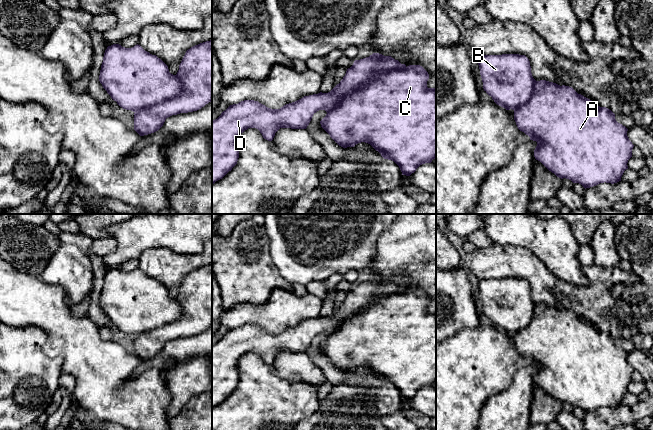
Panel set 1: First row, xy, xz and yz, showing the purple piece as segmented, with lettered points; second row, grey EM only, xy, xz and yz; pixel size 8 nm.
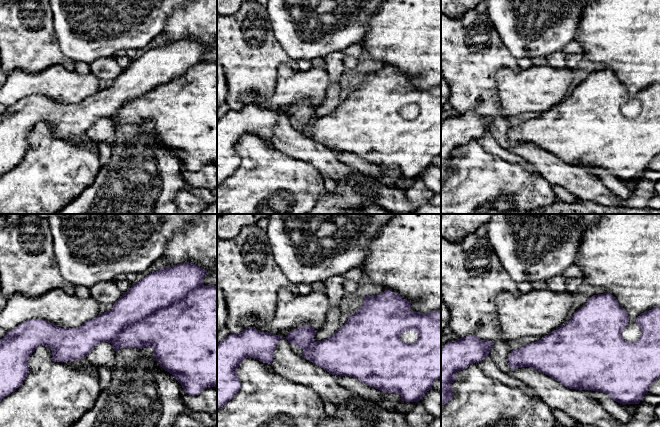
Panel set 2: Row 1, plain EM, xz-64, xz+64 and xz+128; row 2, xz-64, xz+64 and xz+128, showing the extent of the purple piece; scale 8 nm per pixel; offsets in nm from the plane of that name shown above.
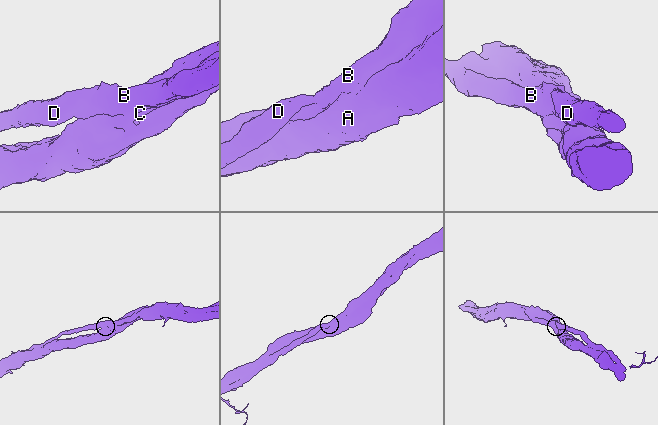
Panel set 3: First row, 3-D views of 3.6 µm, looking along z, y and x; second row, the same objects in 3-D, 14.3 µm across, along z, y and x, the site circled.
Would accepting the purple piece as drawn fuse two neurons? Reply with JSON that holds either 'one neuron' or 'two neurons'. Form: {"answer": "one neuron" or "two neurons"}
{"answer": "one neuron"}

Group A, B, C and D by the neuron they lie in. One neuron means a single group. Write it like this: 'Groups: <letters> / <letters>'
Groups: A B C D

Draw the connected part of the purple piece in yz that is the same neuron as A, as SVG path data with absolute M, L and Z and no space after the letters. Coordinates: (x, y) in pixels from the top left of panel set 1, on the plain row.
M502 278L481 279L478 282L484 315L494 326L514 335L518 353L536 365L534 381L557 401L581 408L585 413L600 407L617 407L632 381L634 369L627 360L628 353L615 343L615 338L606 331L600 331L592 324L578 318L572 311L558 309L546 304L536 305L531 297L530 285L525 279Z

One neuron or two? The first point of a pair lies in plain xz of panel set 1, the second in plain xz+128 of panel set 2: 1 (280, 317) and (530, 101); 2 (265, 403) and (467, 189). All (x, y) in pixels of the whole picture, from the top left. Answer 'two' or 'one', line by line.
1: one
2: one

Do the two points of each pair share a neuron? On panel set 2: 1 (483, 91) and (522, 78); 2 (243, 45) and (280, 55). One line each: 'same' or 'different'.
1: different
2: same

